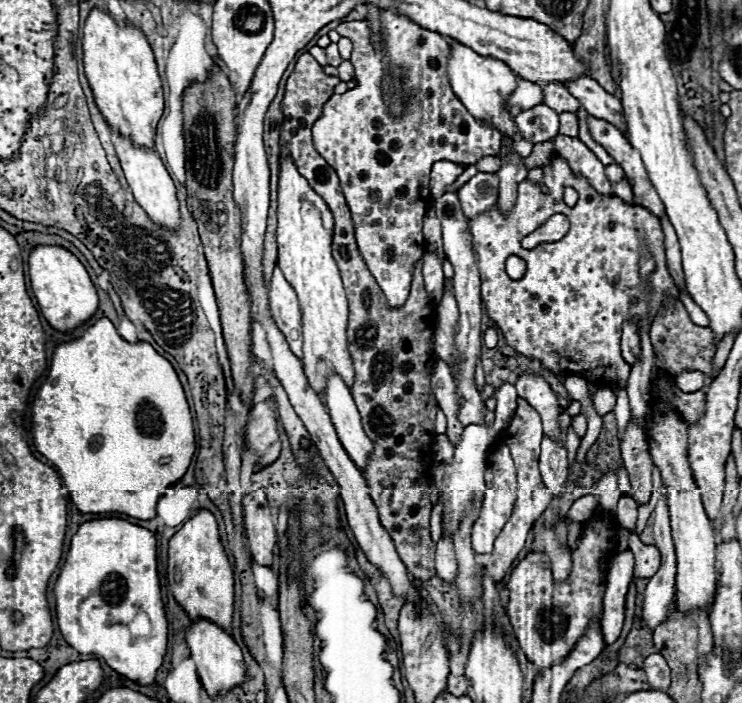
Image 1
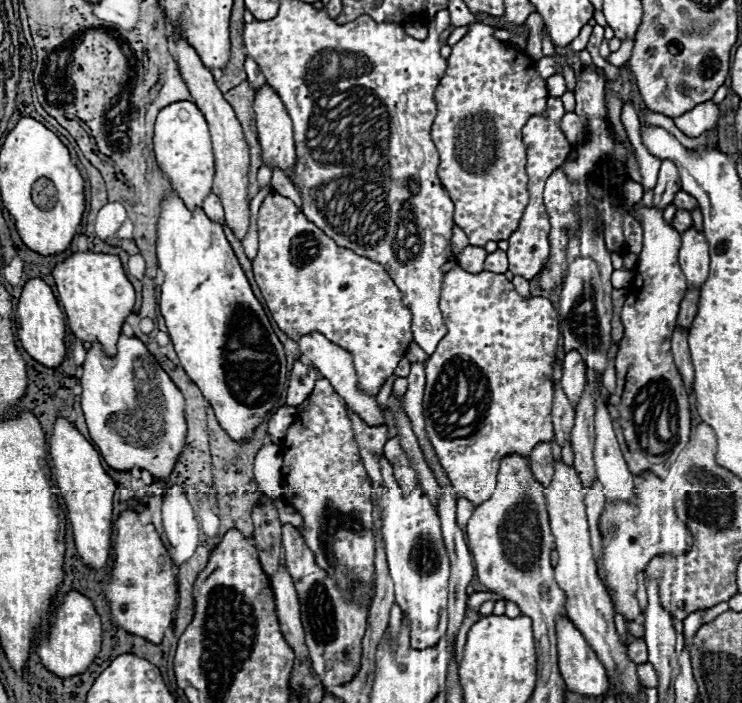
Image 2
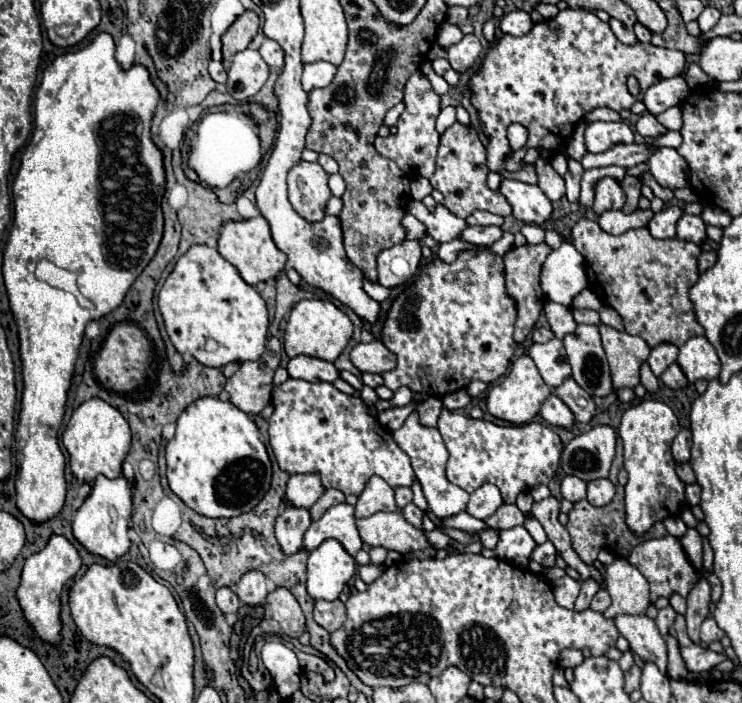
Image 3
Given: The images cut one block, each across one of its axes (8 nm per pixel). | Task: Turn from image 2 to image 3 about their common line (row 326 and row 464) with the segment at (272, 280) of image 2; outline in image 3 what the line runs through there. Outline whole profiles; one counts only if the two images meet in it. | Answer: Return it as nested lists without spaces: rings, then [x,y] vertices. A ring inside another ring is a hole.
[[[288,378],[284,384],[274,388],[274,414],[268,420],[270,424],[270,446],[282,470],[290,474],[308,474],[320,472],[324,488],[338,488],[344,494],[362,494],[370,476],[384,478],[392,488],[396,486],[412,486],[414,470],[410,466],[410,458],[400,446],[394,442],[392,434],[388,434],[376,416],[370,416],[366,404],[360,398],[342,394],[328,382],[306,382]]]

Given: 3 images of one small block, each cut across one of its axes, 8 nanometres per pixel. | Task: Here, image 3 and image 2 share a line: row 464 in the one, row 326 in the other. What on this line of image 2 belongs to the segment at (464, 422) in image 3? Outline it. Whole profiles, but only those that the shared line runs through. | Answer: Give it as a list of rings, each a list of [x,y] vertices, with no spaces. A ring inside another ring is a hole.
[[[451,253],[448,261],[453,262],[454,267],[450,272],[444,274],[444,282],[442,282],[442,296],[440,296],[440,310],[444,314],[444,322],[448,326],[448,334],[438,342],[436,352],[426,360],[426,392],[424,392],[424,422],[426,422],[426,434],[438,454],[438,460],[454,488],[454,492],[462,498],[468,498],[474,506],[480,506],[482,502],[486,502],[490,498],[490,494],[494,492],[496,486],[496,476],[498,476],[498,464],[504,456],[510,454],[520,454],[520,452],[532,452],[532,448],[538,442],[550,442],[554,438],[554,430],[552,430],[552,394],[554,394],[554,378],[552,378],[552,364],[554,364],[554,354],[558,348],[558,338],[560,338],[560,328],[558,328],[558,314],[554,310],[554,306],[550,304],[550,300],[546,298],[530,298],[524,300],[512,286],[512,282],[506,280],[504,274],[494,274],[494,272],[478,272],[478,274],[470,274],[466,270],[462,270],[456,262],[456,256]]]

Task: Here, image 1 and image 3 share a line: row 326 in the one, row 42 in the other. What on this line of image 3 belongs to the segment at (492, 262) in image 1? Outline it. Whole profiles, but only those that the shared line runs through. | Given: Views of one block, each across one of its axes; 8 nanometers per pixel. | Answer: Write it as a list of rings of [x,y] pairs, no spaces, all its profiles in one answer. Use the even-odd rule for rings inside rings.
[[[566,8],[562,10],[556,18],[552,20],[542,20],[538,24],[534,24],[534,28],[526,34],[526,36],[510,36],[504,34],[488,52],[486,60],[482,62],[482,70],[470,80],[470,88],[474,92],[472,96],[472,104],[476,106],[478,114],[480,114],[480,122],[484,128],[484,134],[490,138],[488,142],[488,168],[490,170],[520,170],[524,166],[522,158],[526,154],[526,148],[546,148],[552,150],[554,154],[564,150],[576,122],[586,116],[588,112],[606,106],[612,108],[616,112],[630,108],[636,100],[644,98],[644,92],[656,84],[662,78],[674,78],[674,76],[682,76],[684,74],[684,64],[686,58],[682,52],[678,50],[666,50],[666,48],[658,48],[652,44],[634,44],[634,46],[626,46],[622,44],[614,32],[610,30],[610,26],[602,20],[598,20],[598,16],[590,10],[574,10],[574,8]],[[628,76],[636,76],[640,82],[640,94],[632,96],[626,88],[626,78]],[[510,124],[522,124],[528,130],[528,142],[526,146],[522,146],[520,150],[512,150],[506,138],[506,130]]]

